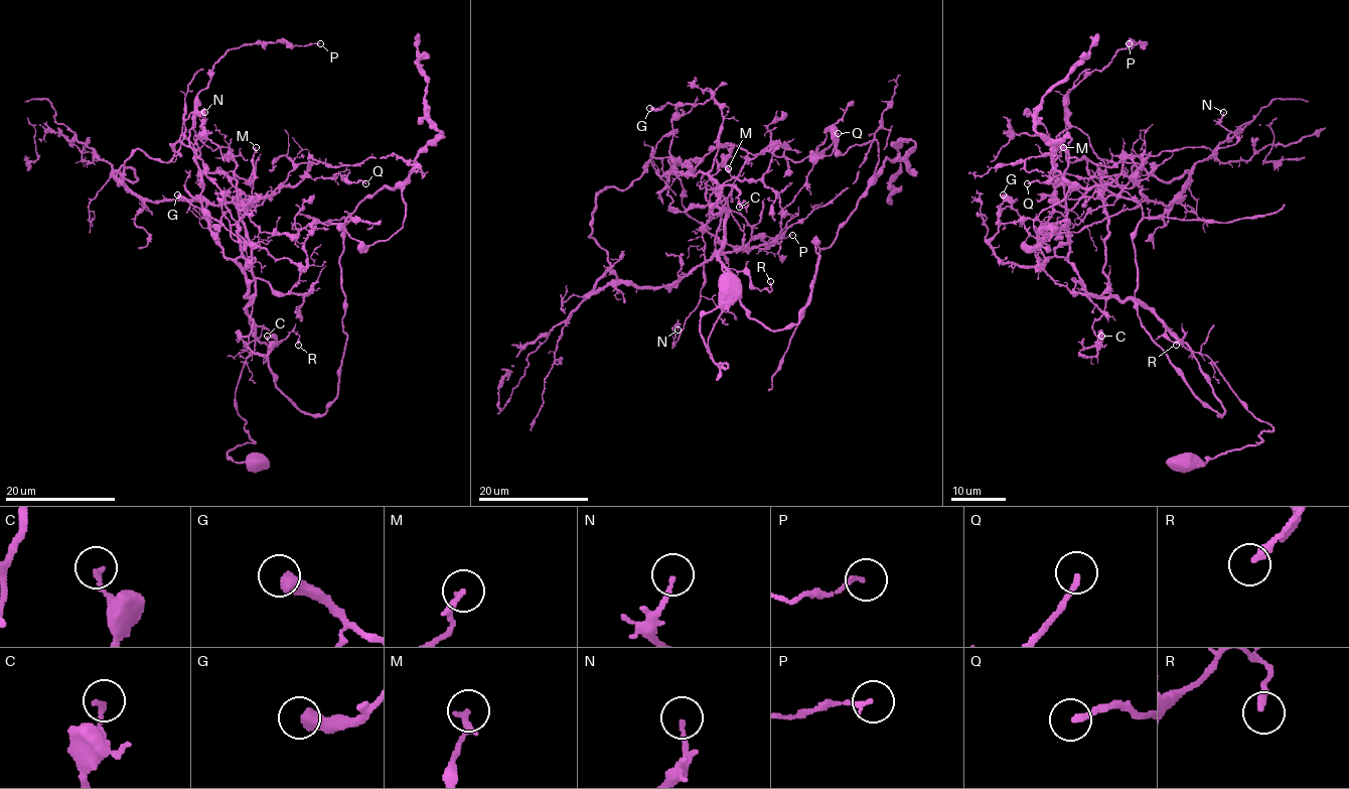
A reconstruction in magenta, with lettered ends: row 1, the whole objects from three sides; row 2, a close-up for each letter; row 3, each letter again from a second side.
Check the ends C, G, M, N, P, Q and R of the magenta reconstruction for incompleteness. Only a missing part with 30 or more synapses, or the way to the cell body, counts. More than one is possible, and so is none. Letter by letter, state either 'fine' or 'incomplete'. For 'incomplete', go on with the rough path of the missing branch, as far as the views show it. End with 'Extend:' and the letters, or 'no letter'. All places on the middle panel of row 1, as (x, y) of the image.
C: fine
G: fine
M: fine
N: fine
P: fine
Q: fine
R: fine
Extend: no letter

